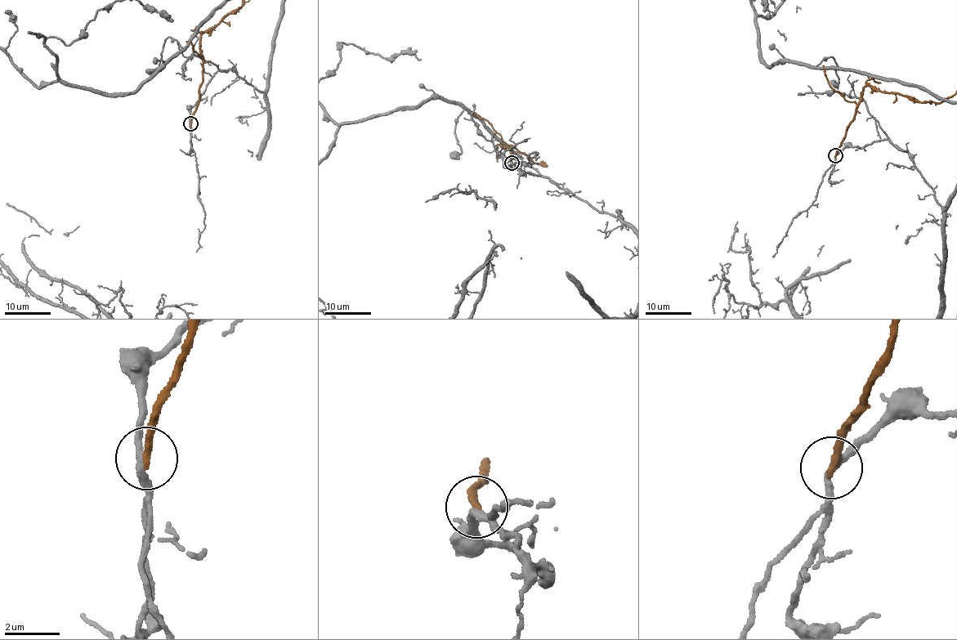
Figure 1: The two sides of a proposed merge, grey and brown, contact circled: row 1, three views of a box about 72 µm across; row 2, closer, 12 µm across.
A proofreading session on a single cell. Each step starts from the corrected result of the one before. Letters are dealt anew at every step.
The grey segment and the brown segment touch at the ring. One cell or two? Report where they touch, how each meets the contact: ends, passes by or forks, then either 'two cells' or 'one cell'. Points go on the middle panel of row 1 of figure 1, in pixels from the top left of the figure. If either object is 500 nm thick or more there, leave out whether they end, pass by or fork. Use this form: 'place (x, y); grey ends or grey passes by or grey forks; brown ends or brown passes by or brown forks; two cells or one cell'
place (512, 163); grey passes by; brown ends; two cells

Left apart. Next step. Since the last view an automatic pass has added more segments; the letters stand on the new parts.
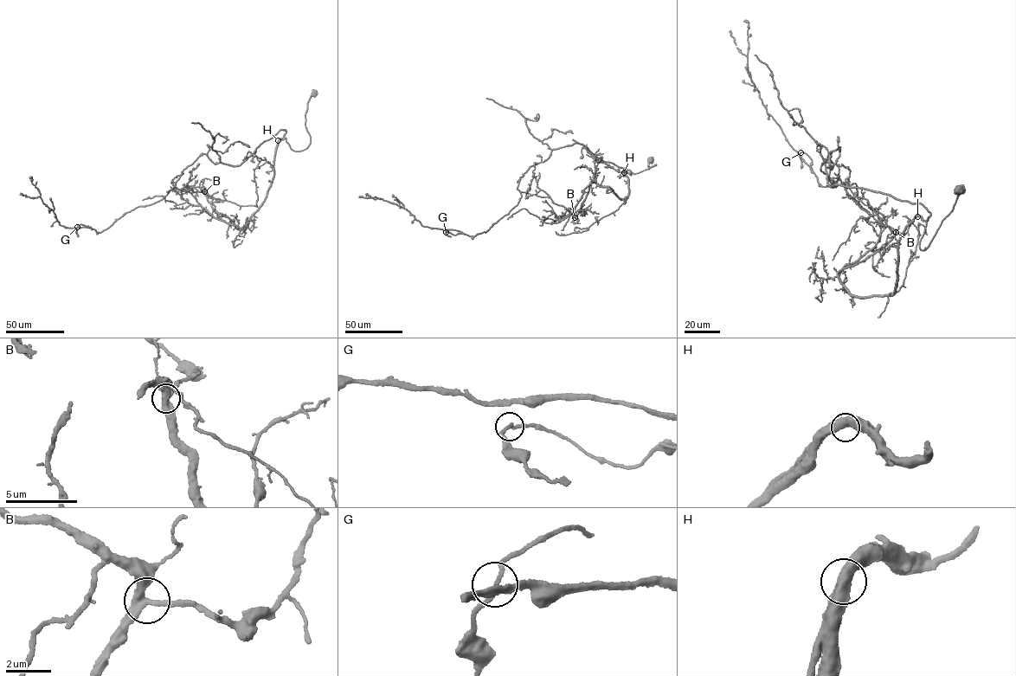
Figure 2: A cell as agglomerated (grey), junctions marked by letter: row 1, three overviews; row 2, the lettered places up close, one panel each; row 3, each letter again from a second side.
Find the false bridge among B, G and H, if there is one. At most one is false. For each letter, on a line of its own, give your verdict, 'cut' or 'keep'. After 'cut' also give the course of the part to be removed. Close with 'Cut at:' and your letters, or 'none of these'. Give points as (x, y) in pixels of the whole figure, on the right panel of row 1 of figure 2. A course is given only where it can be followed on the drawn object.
B: keep
G: keep
H: keep
Cut at: none of these

